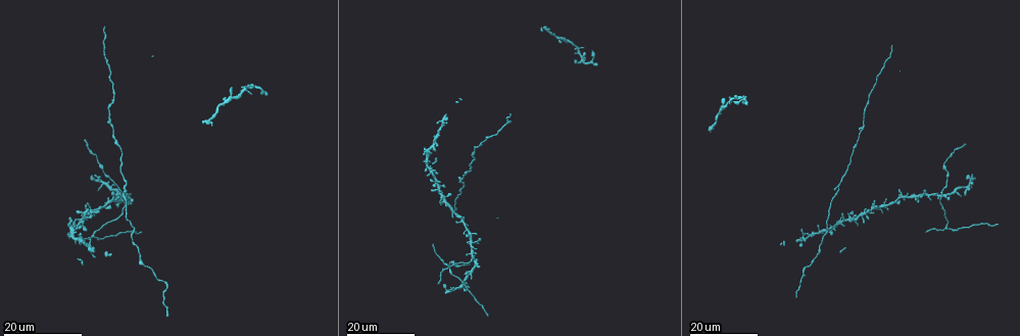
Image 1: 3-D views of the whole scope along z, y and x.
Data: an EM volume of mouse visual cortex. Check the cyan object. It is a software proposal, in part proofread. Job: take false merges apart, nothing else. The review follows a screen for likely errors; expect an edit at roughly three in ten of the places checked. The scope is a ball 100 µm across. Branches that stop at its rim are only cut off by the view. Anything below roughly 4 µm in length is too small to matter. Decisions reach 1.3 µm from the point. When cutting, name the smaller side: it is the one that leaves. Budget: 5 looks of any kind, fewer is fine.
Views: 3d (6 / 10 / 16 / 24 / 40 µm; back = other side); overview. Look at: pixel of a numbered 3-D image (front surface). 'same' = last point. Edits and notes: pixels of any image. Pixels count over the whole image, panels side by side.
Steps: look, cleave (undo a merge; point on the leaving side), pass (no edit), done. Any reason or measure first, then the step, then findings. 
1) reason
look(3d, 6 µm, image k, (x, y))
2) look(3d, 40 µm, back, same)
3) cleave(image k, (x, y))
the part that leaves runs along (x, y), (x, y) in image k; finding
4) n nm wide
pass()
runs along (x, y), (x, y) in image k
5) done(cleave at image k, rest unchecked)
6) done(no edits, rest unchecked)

looks like a crossing
look(3d, 16 µm, image 1, (939, 196))

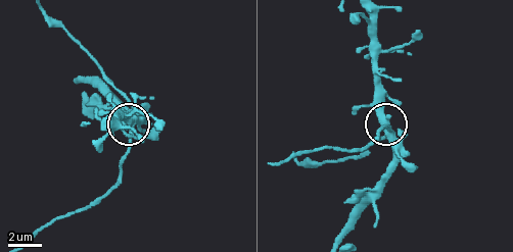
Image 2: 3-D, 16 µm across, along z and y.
look(3d, 10 µm, image 2, (391, 132))

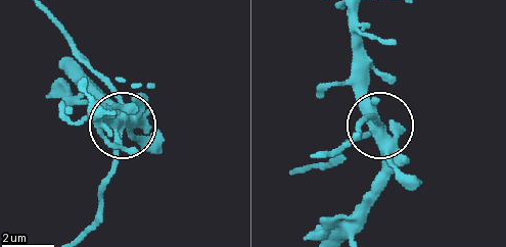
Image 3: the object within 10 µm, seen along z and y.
cleave(image 3, (111, 84))
the part that leaves runs along (384, 125), (373, 117), (325, 151) in image 3; a second neuron is stuck on

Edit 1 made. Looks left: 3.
redraw
look(overview)

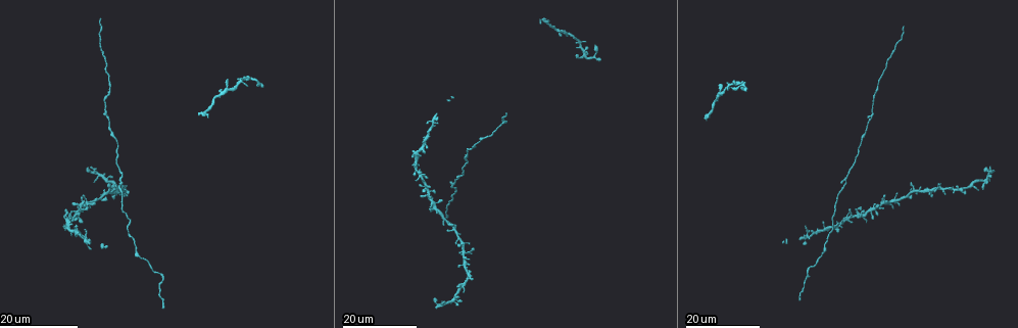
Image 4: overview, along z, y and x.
calibre changes
look(3d, 16 µm, image 4, (459, 176))

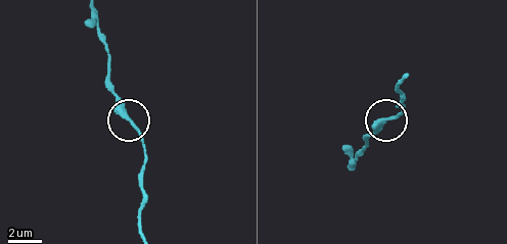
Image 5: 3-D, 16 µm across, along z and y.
zoom in
look(3d, 6 µm, image 5, (134, 127))

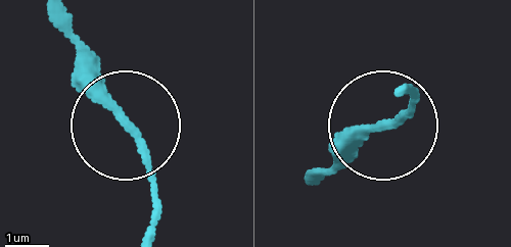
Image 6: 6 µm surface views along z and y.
pass()
runs along (409, 81), (402, 121), (314, 169) in image 6; continuous, no second neuron

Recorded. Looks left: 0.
done(cleave at image 3, rest unchecked)

